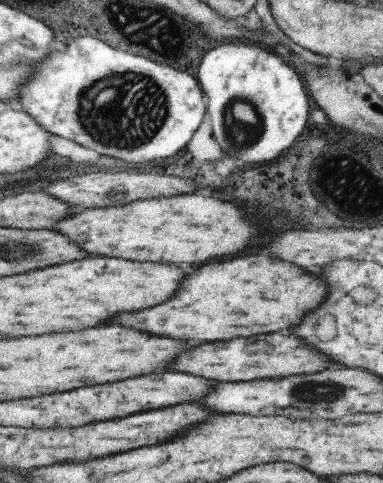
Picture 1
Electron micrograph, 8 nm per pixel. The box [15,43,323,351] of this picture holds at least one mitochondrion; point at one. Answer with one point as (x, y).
(108, 118)

